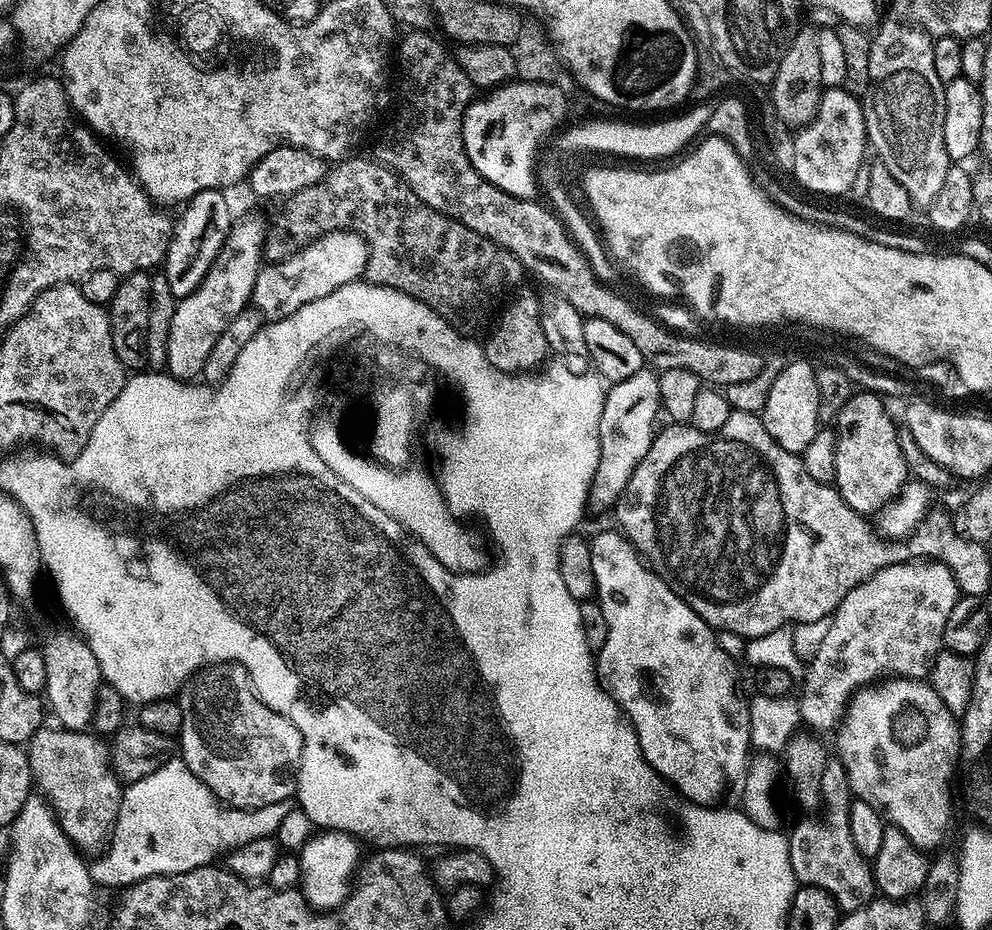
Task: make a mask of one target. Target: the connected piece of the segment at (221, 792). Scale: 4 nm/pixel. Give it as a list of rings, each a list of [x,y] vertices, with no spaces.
[[[235,662],[209,664],[184,683],[178,699],[182,706],[179,755],[223,804],[257,808],[295,797],[304,739],[285,716],[262,702],[243,666]]]

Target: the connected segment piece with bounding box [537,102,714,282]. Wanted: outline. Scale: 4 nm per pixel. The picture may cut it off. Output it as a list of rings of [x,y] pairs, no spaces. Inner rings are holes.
[[[702,102],[692,107],[694,108],[686,114],[646,124],[620,122],[612,120],[613,118],[592,118],[583,121],[584,124],[572,126],[568,130],[563,129],[560,133],[557,133],[551,141],[551,144],[553,144],[550,153],[547,154],[546,152],[537,163],[537,185],[541,193],[543,194],[544,192],[546,194],[549,200],[547,200],[547,203],[559,214],[570,237],[582,249],[588,264],[591,265],[595,276],[600,280],[605,282],[610,280],[609,276],[614,264],[591,217],[587,213],[585,215],[576,214],[575,202],[568,200],[568,184],[566,180],[570,176],[572,162],[574,166],[580,156],[588,153],[611,153],[614,156],[654,161],[675,157],[684,150],[682,148],[698,132],[701,133],[705,129],[714,110],[713,105],[708,102]]]

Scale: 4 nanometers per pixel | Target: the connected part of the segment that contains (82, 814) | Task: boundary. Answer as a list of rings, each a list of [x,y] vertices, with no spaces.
[[[42,726],[28,741],[28,761],[35,787],[54,809],[62,831],[72,843],[83,851],[92,850],[111,835],[111,828],[116,824],[118,810],[121,809],[123,783],[111,764],[109,743],[95,733],[79,729],[61,729]]]

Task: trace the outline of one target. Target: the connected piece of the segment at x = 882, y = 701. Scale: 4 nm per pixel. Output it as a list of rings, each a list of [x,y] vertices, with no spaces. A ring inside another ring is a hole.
[[[894,678],[861,689],[849,700],[838,735],[838,759],[844,764],[853,797],[870,802],[914,847],[921,850],[938,847],[948,836],[948,823],[952,820],[952,775],[956,772],[956,759],[959,761],[962,753],[957,717],[938,698],[931,683]]]

